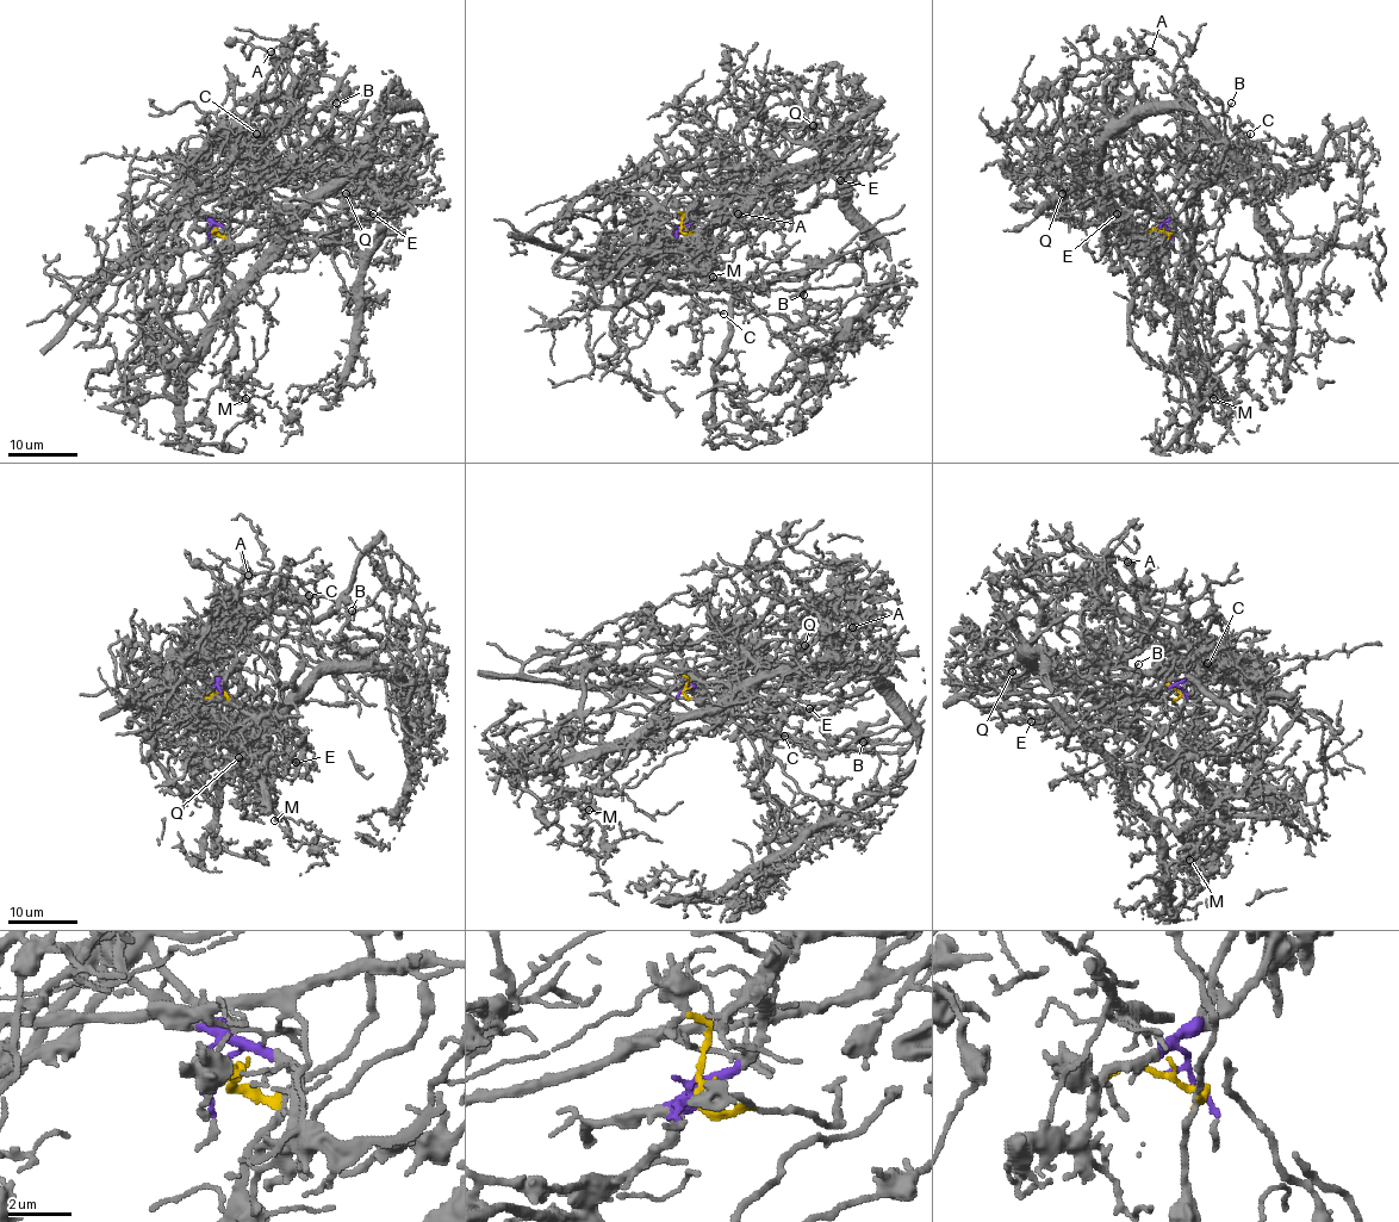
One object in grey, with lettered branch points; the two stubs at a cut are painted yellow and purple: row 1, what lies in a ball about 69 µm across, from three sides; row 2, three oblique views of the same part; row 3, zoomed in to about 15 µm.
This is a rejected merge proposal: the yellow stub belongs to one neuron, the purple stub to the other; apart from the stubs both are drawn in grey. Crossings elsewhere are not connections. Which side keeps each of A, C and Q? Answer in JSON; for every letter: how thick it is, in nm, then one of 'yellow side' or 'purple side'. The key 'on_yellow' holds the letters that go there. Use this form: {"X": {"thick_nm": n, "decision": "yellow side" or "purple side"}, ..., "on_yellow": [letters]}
{"A": {"thick_nm": 80, "decision": "yellow side"}, "C": {"thick_nm": 140, "decision": "yellow side"}, "Q": {"thick_nm": 130, "decision": "purple side"}, "on_yellow": ["A", "C"]}

